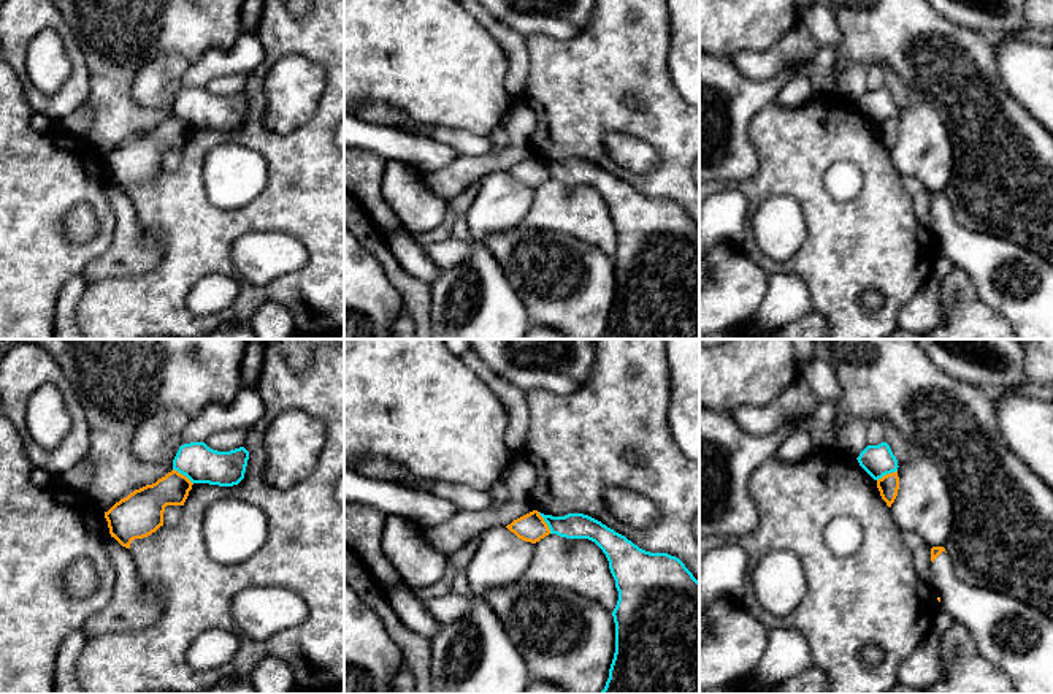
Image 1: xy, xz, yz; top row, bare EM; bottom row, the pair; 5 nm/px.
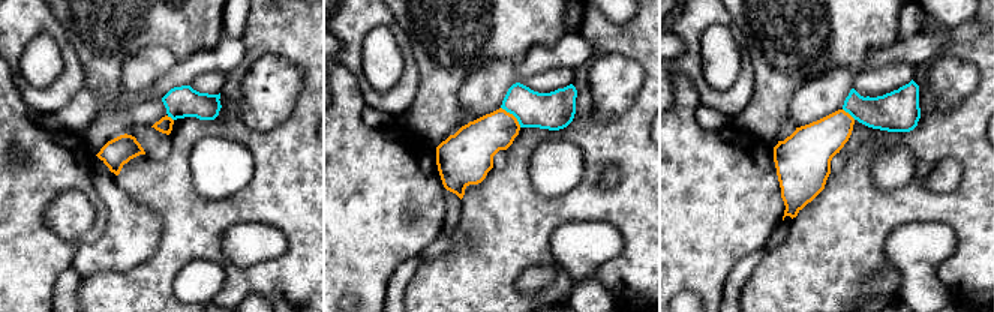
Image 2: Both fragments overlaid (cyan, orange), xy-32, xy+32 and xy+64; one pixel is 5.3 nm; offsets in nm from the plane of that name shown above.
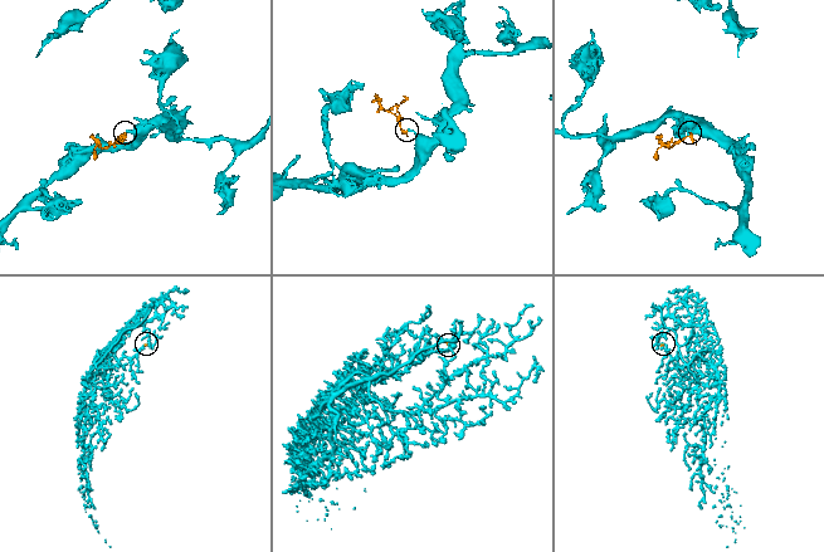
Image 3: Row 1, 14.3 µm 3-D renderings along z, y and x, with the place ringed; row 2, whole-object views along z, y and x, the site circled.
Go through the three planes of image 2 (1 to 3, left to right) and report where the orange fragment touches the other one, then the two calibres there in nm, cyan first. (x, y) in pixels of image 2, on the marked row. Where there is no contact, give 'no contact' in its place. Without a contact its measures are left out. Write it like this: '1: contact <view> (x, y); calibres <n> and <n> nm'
1: contact xy-32 (170, 116); calibres 170 and 80 nm
2: contact xy+32 (513, 114); calibres 200 and 220 nm
3: contact xy+64 (849, 113); calibres 220 and 240 nm

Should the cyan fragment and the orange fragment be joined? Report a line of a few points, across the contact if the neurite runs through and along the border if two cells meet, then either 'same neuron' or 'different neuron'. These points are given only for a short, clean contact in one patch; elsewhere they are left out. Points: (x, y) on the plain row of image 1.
line xz (538, 157), (551, 178); different neuron

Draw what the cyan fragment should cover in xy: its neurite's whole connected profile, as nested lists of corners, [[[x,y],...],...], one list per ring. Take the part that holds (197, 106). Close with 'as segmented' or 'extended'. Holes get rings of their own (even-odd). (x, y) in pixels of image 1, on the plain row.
[[[190,87],[179,92],[173,114],[192,128],[233,132],[244,124],[249,97],[244,92],[217,97],[205,87]]] | as segmented

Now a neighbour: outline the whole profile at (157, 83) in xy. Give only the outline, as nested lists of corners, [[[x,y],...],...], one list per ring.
[[[178,52],[146,57],[133,79],[133,103],[149,109],[173,109],[189,65]]]

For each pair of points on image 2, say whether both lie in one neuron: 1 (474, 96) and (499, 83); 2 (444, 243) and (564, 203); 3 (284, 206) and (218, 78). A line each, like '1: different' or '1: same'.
1: same
2: different
3: different

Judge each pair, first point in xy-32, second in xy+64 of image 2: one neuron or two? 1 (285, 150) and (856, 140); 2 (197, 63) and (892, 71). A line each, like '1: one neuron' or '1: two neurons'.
1: two neurons
2: two neurons

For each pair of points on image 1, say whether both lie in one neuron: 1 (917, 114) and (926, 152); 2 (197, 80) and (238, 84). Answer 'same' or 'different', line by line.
1: same
2: different

